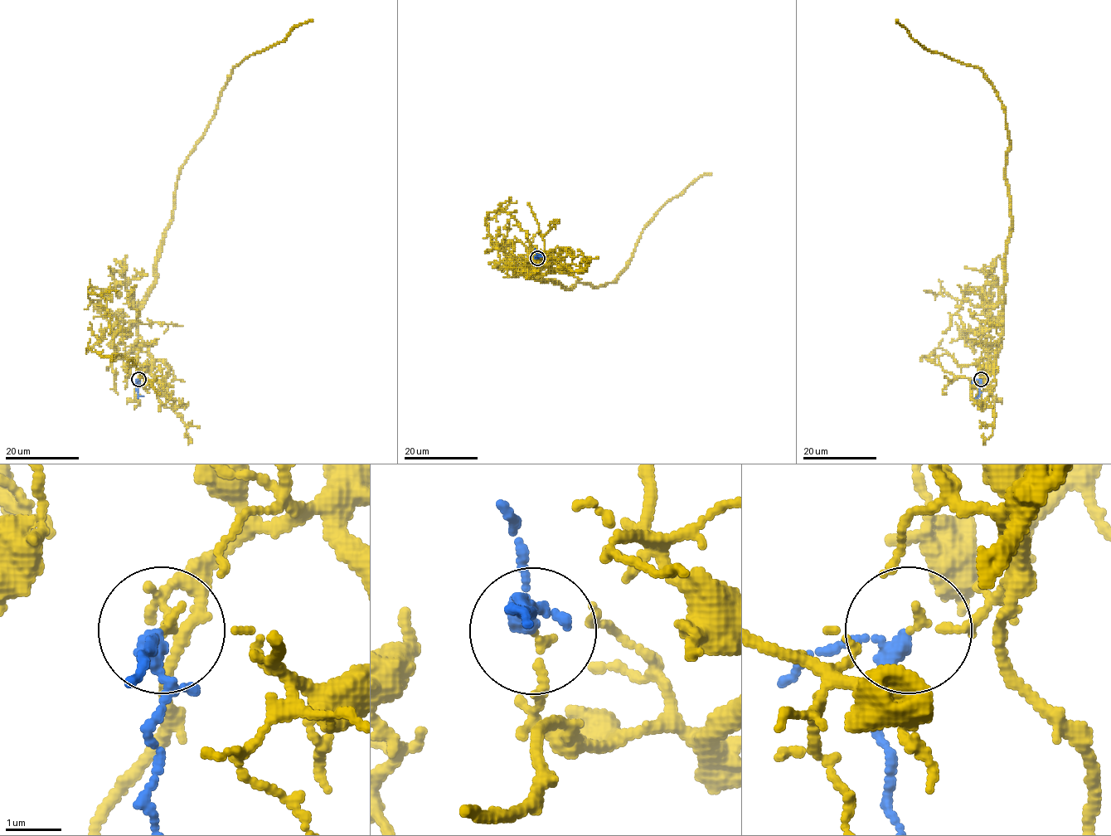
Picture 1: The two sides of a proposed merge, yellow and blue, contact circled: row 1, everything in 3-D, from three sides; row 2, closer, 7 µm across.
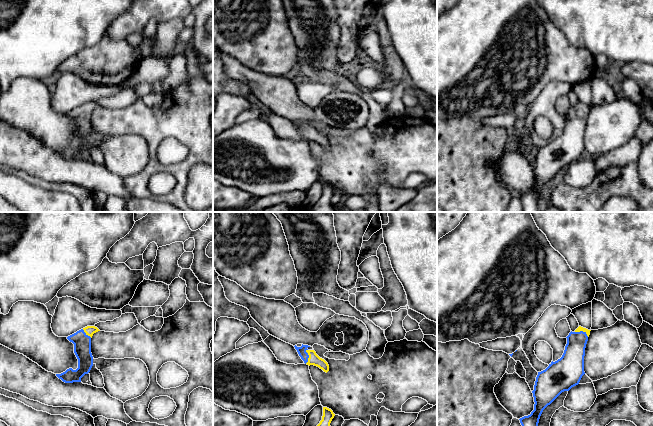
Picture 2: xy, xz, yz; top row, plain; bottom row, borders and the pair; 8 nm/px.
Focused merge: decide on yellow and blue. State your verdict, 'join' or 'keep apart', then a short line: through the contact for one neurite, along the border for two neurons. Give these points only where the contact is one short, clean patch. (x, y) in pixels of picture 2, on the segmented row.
join; line xz (314, 359), (309, 356), (303, 354)

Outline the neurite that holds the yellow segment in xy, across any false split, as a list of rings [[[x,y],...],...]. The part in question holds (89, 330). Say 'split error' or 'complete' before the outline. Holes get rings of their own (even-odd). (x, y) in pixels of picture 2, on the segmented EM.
split error; [[[87,326],[67,337],[74,344],[74,353],[78,359],[78,368],[76,370],[69,368],[61,374],[56,374],[63,382],[81,382],[81,378],[90,372],[93,366],[91,338],[98,331],[100,330],[95,326]]]

